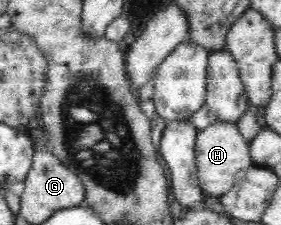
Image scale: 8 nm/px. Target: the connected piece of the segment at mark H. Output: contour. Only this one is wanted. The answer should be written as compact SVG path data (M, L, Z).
M218 121L198 133L196 146L196 177L202 193L211 198L230 191L246 171L254 166L250 155L250 142L245 141L236 124Z

